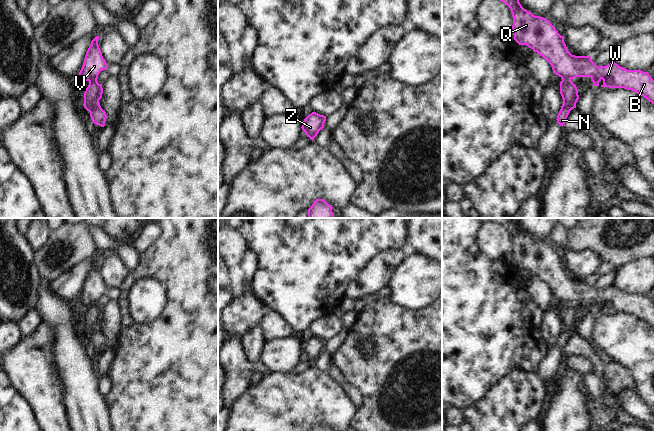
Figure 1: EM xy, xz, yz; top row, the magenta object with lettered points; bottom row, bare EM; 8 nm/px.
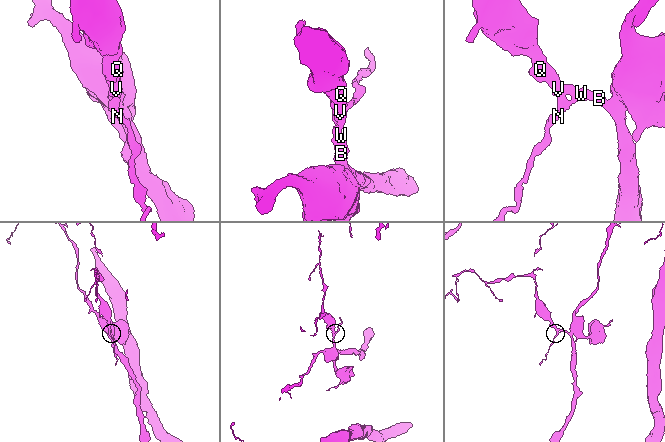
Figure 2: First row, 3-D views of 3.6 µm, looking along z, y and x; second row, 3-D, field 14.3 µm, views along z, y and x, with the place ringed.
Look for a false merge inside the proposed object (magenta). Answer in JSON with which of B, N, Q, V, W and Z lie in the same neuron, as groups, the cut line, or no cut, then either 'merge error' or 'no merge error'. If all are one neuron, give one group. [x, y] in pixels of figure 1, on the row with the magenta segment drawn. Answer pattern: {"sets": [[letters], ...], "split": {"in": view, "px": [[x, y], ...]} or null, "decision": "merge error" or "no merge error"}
{"sets": [["B", "N", "Q", "V", "W", "Z"]], "split": null, "decision": "no merge error"}

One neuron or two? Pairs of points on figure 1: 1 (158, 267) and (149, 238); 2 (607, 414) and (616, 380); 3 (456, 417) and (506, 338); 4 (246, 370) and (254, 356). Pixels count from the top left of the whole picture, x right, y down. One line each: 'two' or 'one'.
1: two
2: one
3: two
4: two

